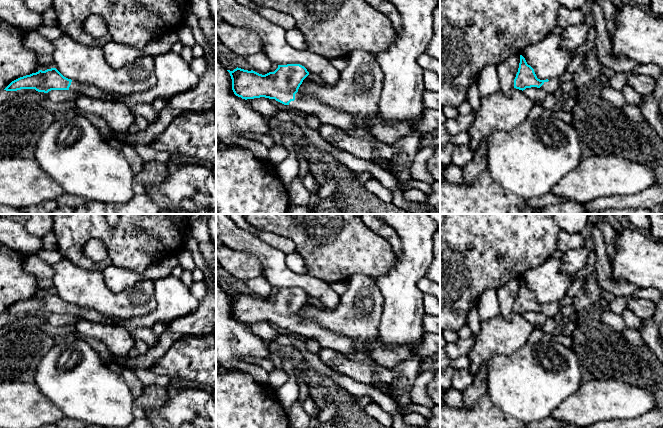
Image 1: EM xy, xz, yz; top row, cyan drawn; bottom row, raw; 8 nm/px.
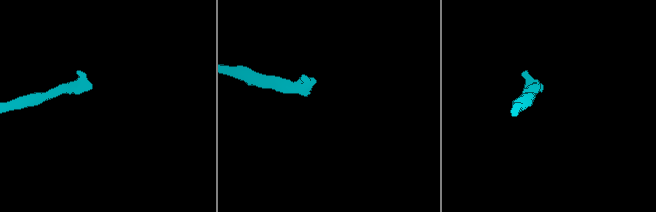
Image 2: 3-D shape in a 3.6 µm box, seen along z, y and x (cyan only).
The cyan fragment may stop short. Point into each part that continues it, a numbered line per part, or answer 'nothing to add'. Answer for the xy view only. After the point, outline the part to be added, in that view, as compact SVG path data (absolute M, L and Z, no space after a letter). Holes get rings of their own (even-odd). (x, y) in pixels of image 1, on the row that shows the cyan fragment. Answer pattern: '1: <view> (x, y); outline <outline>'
1: xy (88, 90); outline M72 81L69 90L74 91L79 95L90 97L92 99L97 99L102 101L114 101L114 99L110 97L104 90L91 84L78 83Z

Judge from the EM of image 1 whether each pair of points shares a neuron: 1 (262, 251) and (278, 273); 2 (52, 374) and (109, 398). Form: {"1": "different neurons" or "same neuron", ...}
{"1": "same neuron", "2": "same neuron"}

